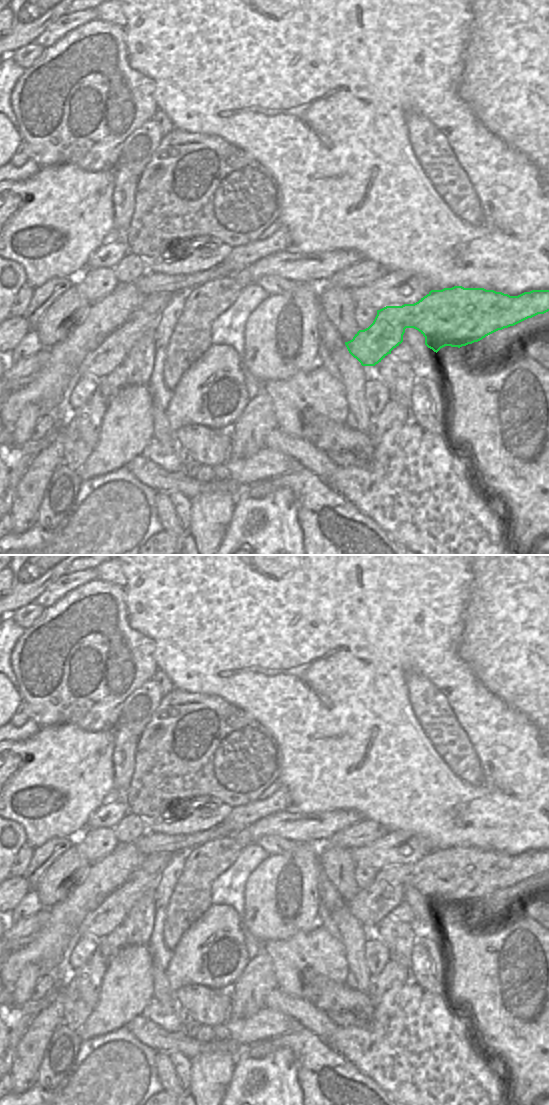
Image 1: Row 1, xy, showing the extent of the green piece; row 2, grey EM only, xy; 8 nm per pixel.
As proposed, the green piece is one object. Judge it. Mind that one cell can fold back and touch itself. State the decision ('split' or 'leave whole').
leave whole

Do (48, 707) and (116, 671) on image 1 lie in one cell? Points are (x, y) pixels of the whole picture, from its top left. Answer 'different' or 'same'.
same

